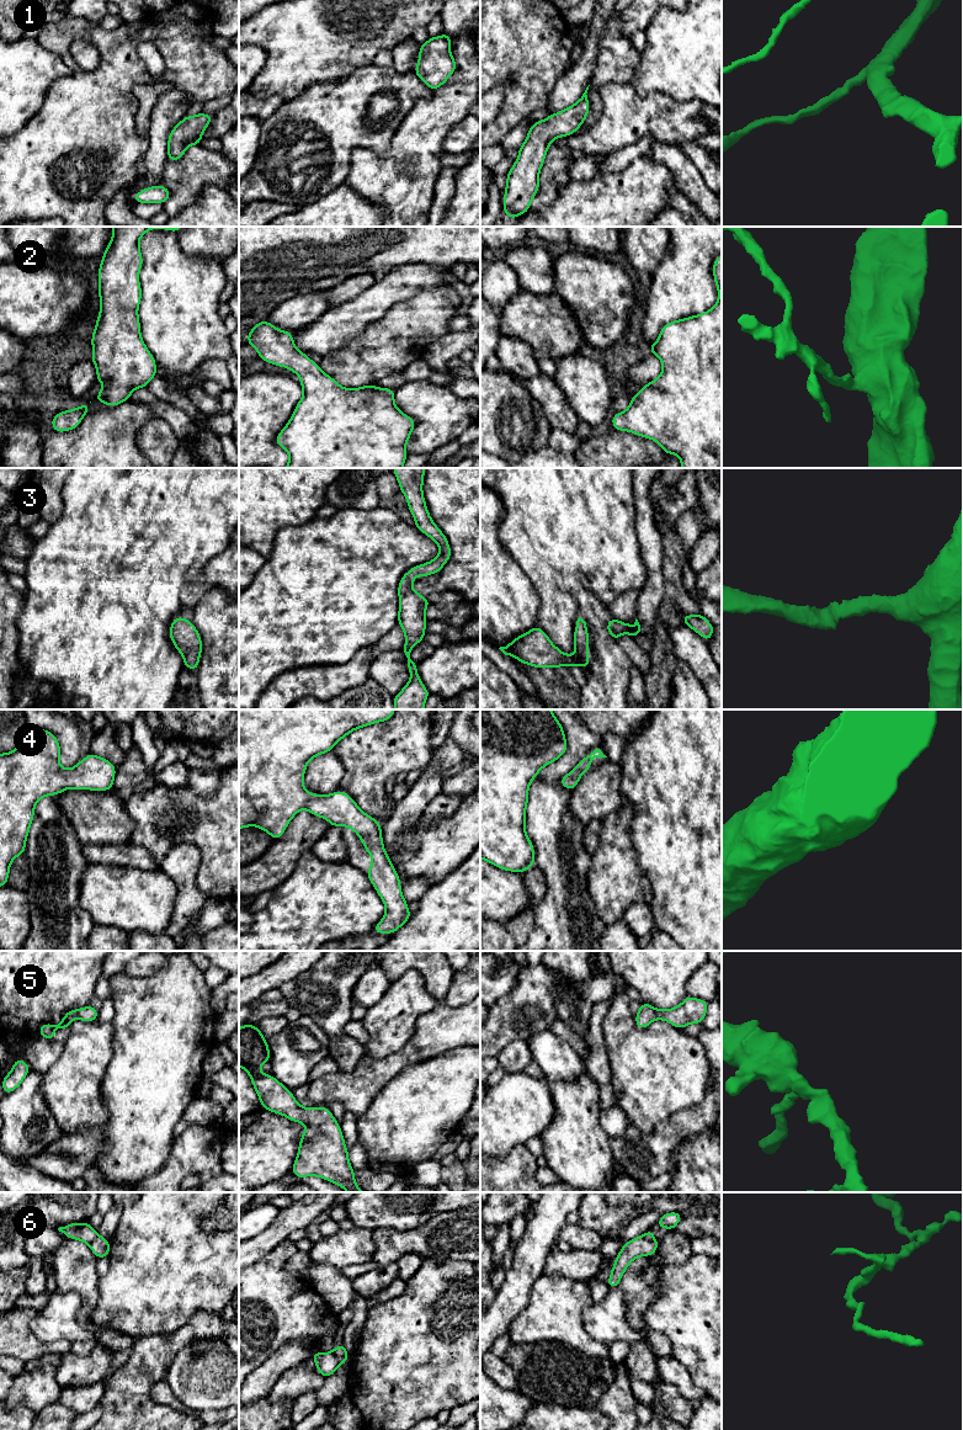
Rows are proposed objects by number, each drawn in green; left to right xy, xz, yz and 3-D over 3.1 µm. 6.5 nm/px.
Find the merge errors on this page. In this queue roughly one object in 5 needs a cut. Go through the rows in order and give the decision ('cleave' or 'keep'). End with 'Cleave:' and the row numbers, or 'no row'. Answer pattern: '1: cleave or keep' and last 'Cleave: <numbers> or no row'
1: keep
2: keep
3: keep
4: keep
5: keep
6: cleave
Cleave: 6

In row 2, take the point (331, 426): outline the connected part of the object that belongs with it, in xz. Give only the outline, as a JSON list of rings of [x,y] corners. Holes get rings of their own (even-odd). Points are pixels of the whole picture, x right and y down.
[[[267,320],[251,328],[246,342],[256,349],[259,358],[286,367],[300,377],[303,397],[287,425],[275,438],[275,442],[289,454],[284,468],[403,468],[409,456],[405,446],[416,421],[397,408],[395,390],[374,384],[355,389],[341,387],[332,377],[324,373],[318,363],[296,347],[292,331],[282,331]]]

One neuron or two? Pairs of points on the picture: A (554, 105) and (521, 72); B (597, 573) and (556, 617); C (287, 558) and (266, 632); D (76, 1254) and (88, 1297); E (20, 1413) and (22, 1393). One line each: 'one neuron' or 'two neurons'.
A: two neurons
B: one neuron
C: one neuron
D: one neuron
E: two neurons

